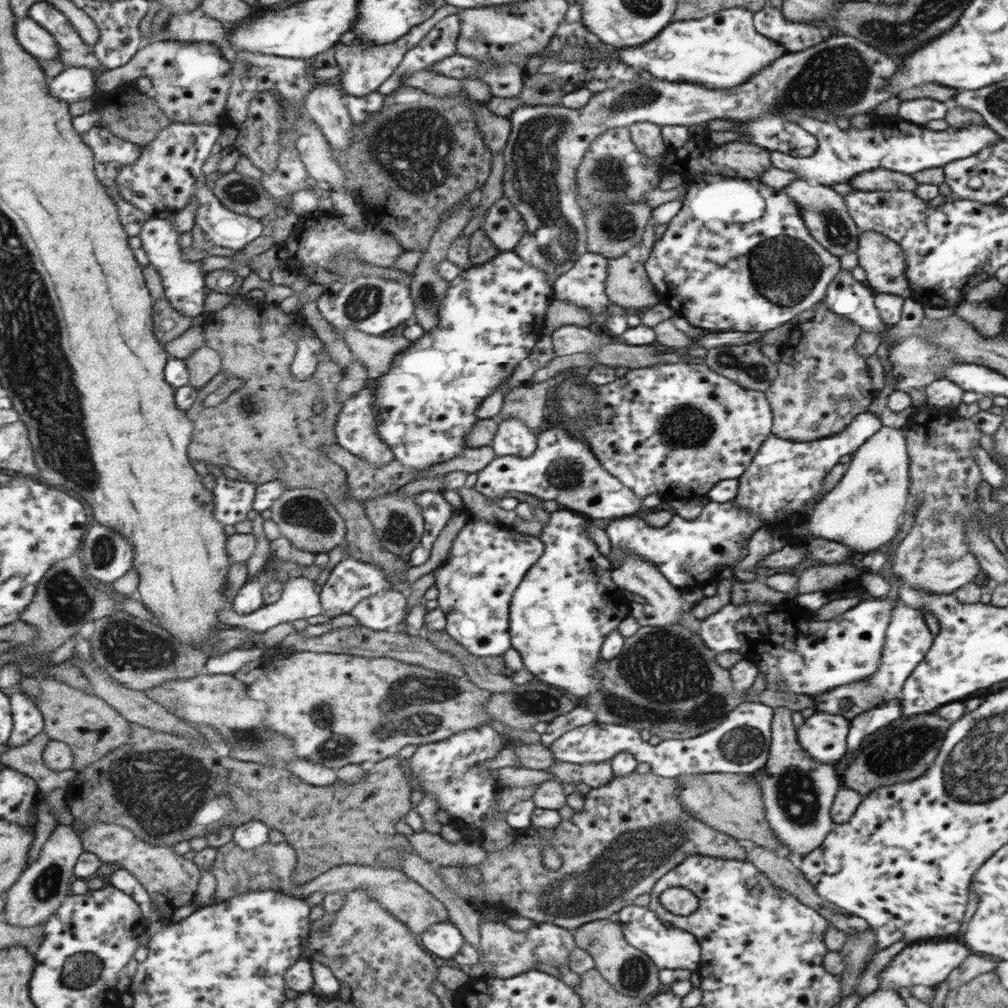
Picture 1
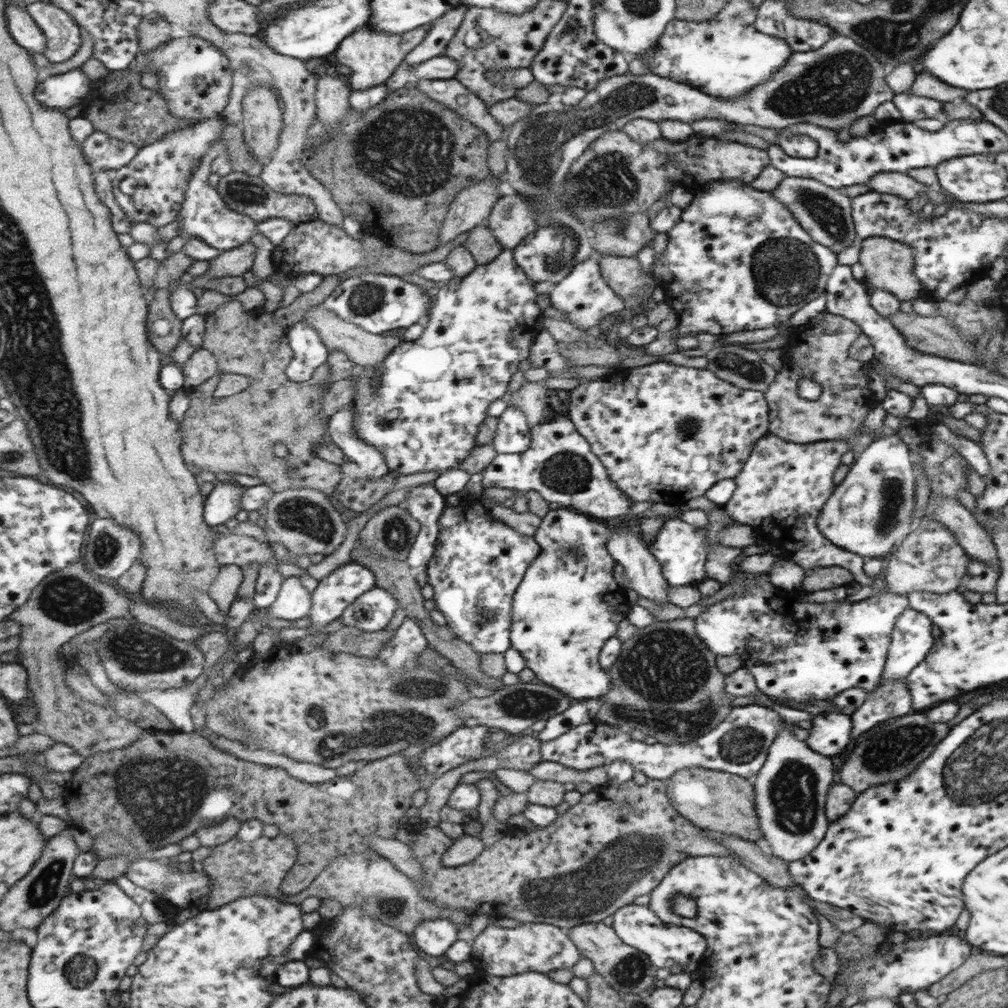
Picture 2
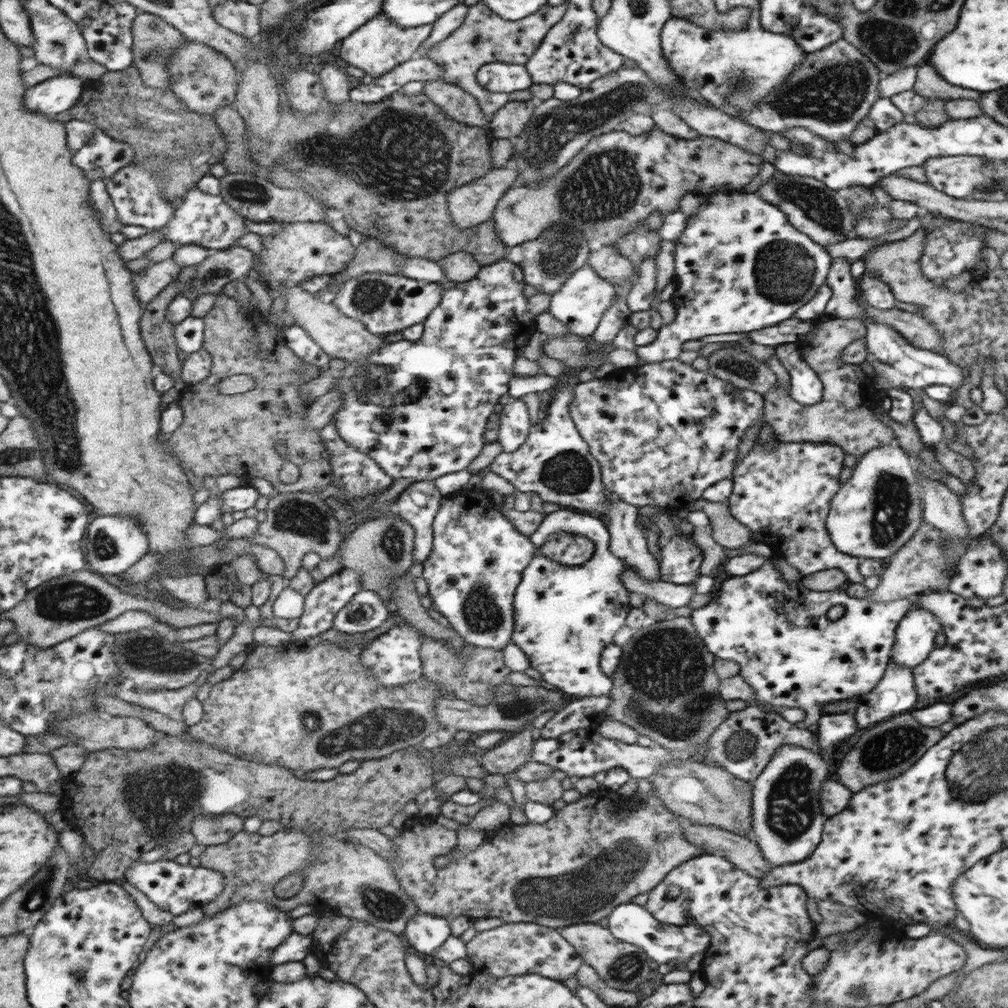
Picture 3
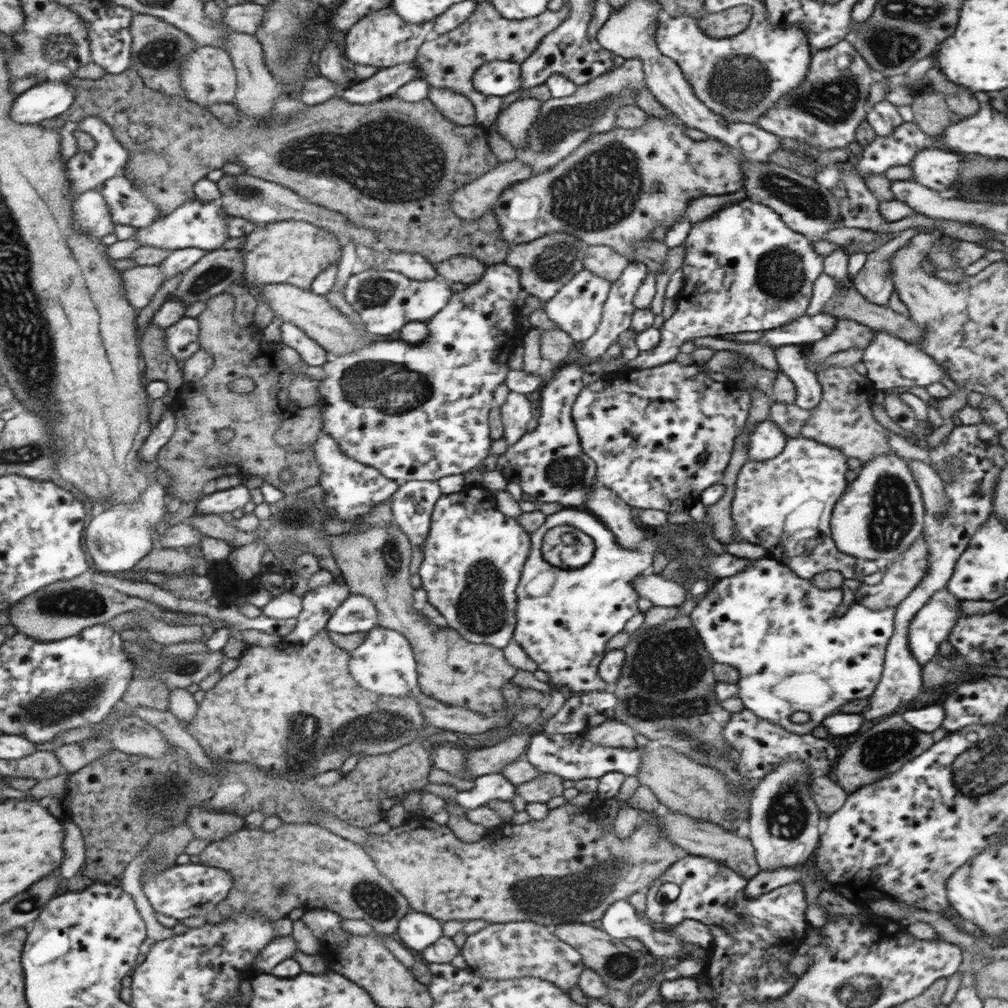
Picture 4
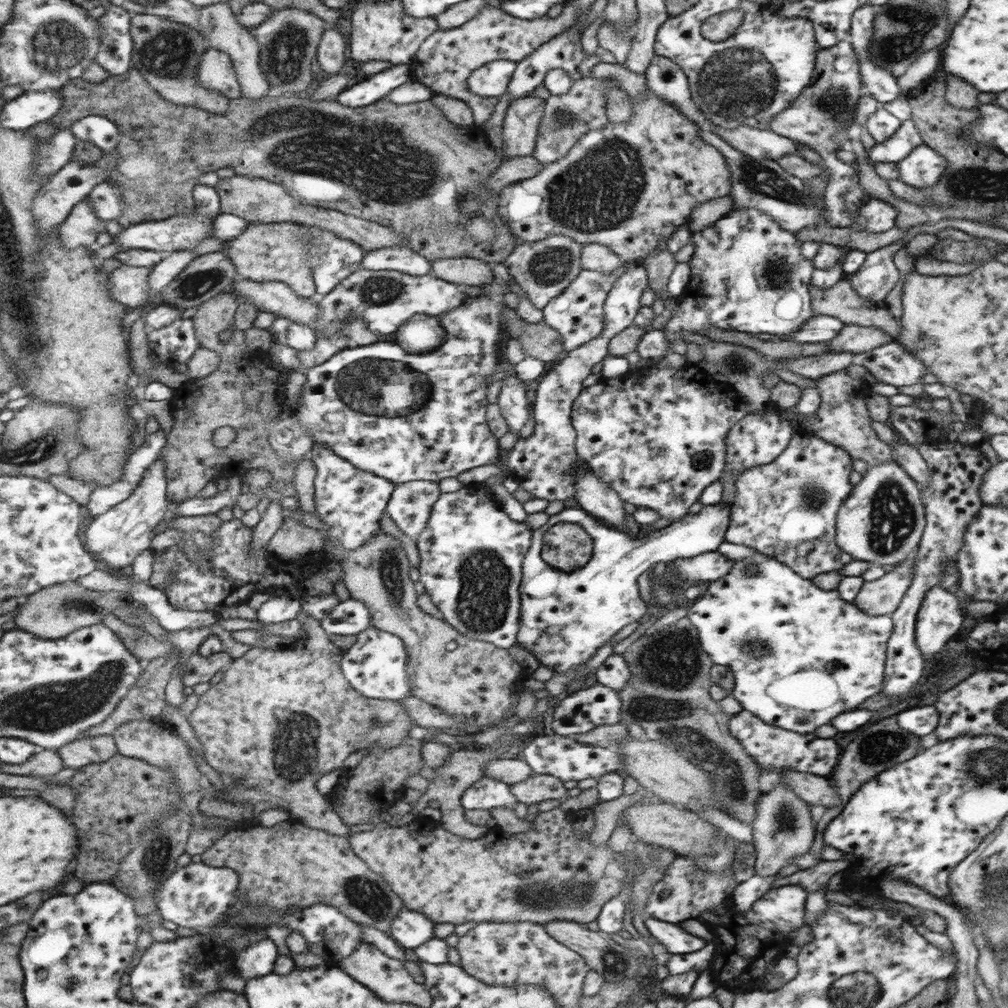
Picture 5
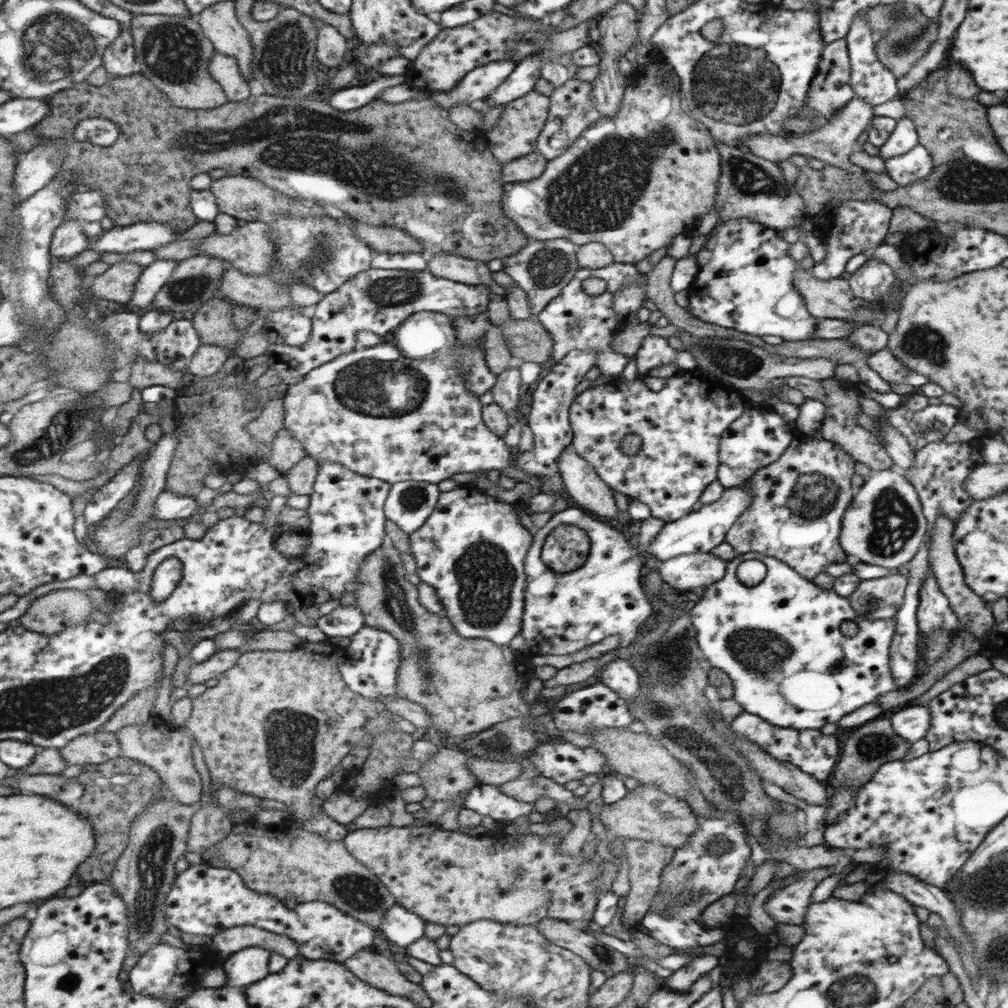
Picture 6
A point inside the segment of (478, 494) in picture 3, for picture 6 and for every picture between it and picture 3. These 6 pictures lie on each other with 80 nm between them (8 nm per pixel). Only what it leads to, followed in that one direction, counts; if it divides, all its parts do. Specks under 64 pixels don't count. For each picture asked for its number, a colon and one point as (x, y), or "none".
4: (472, 554)
5: (470, 552)
6: (471, 548)

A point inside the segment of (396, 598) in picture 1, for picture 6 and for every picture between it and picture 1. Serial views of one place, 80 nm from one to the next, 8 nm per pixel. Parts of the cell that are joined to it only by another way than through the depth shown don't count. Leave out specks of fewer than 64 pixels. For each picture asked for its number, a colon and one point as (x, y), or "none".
2: (371, 612)
3: (366, 611)
4: (357, 614)
5: (350, 617)
6: (345, 622)

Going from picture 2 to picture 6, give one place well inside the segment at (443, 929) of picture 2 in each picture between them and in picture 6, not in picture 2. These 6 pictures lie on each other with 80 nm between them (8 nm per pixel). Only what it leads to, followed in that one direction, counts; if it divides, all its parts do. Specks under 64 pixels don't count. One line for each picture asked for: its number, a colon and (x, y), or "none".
3: (423, 933)
4: (416, 931)
5: (409, 929)
6: (399, 927)

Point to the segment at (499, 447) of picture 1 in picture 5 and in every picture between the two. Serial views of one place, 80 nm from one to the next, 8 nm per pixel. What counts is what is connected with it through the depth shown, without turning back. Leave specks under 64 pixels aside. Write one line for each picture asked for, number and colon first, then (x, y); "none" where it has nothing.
2: (513, 434)
3: (513, 417)
4: (515, 412)
5: (514, 407)

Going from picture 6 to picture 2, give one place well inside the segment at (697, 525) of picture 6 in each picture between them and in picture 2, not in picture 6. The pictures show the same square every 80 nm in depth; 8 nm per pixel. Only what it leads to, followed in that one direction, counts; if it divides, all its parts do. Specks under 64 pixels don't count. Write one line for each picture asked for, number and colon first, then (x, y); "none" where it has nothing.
2: (568, 606)
3: (572, 601)
4: (577, 592)
5: (579, 585)

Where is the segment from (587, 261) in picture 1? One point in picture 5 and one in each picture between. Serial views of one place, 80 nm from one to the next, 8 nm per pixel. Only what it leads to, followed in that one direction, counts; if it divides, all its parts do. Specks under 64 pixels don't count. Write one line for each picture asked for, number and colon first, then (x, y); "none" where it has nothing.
2: (583, 296)
3: (581, 301)
4: (575, 309)
5: (577, 314)

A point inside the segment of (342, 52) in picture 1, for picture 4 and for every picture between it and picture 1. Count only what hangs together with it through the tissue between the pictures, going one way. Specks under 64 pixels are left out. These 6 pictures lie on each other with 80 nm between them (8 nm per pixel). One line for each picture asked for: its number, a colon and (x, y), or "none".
2: (373, 57)
3: (379, 45)
4: (382, 38)

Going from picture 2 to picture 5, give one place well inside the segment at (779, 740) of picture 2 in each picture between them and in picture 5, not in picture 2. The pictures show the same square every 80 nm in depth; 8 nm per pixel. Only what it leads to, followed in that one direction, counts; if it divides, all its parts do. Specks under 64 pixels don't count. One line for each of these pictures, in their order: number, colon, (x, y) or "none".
3: (787, 821)
4: (784, 823)
5: (782, 829)

